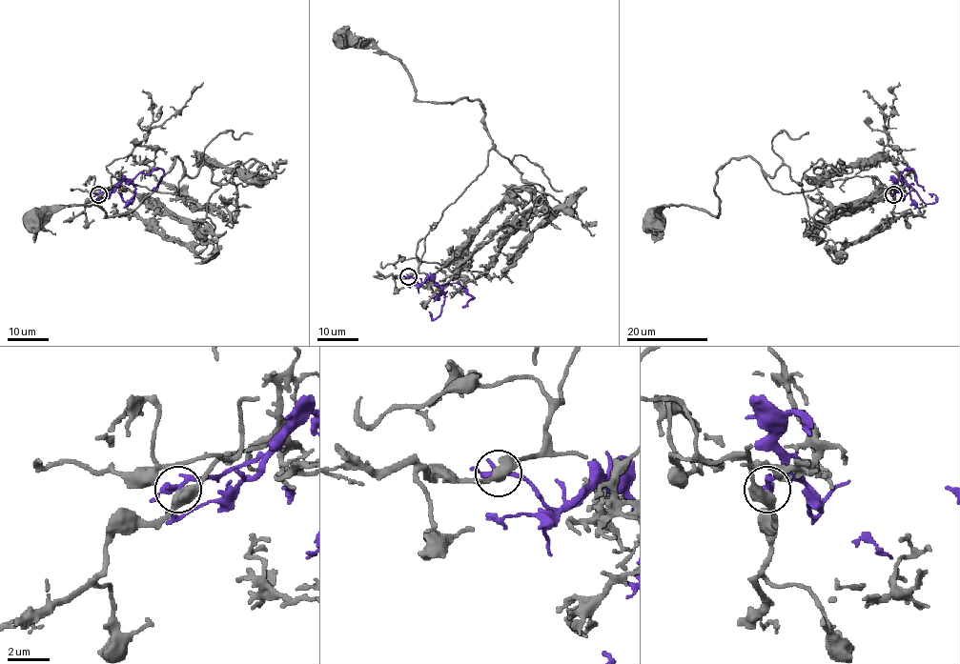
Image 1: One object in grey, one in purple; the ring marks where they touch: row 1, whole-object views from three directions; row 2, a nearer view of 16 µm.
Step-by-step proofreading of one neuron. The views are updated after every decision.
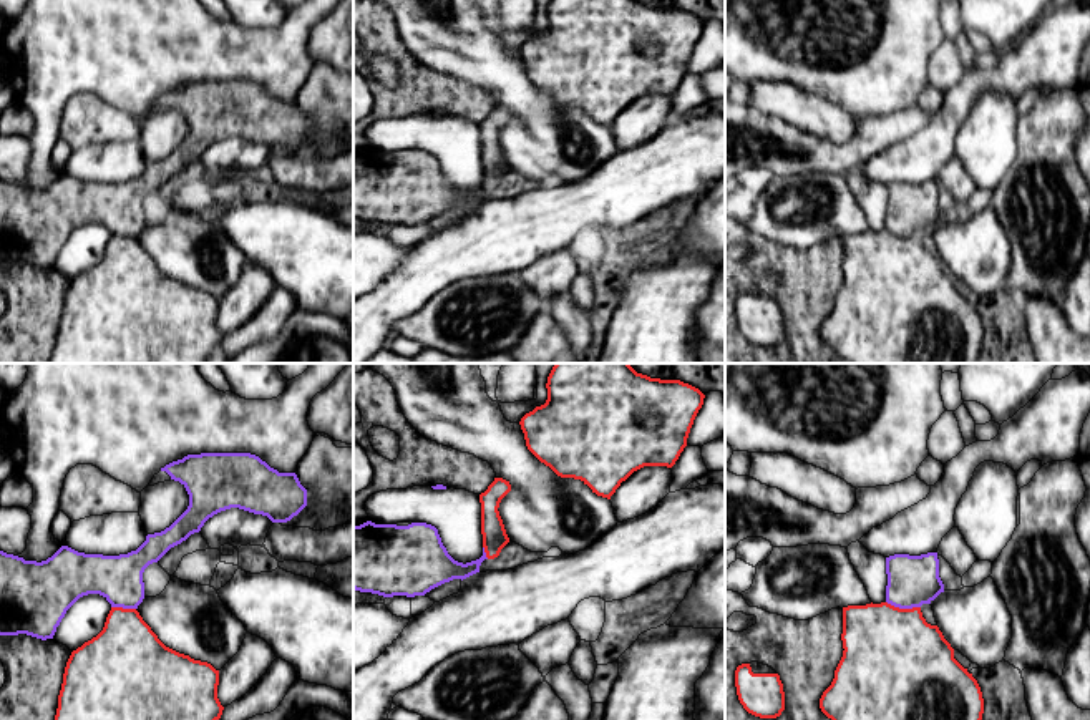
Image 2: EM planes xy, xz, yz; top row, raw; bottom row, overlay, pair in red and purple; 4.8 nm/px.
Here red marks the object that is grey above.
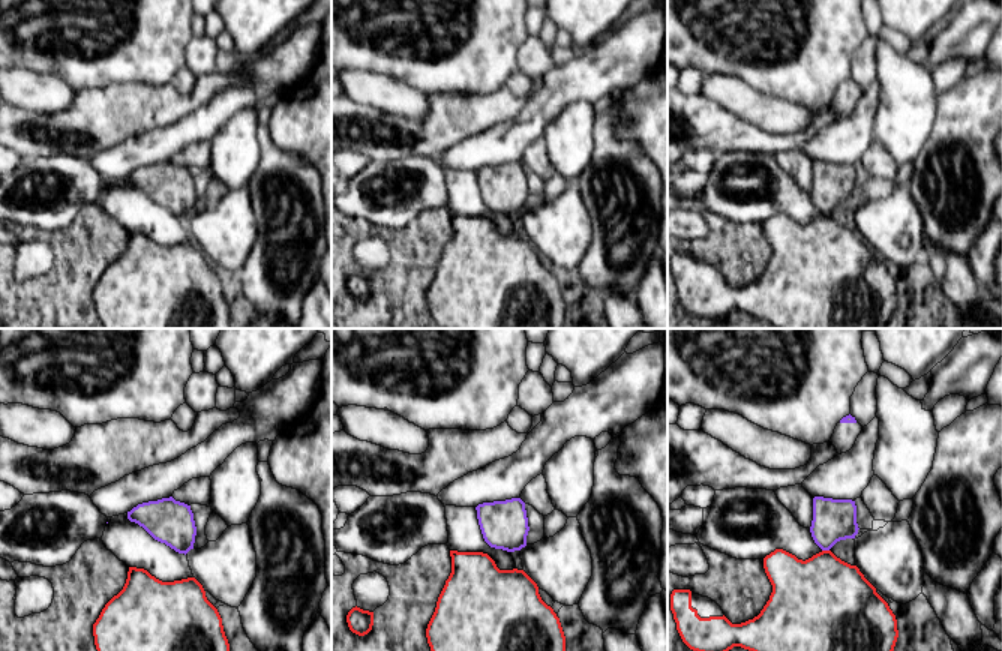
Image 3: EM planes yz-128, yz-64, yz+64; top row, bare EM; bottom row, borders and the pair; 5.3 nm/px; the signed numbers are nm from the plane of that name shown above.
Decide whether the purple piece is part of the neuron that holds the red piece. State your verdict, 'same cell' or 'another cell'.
same cell

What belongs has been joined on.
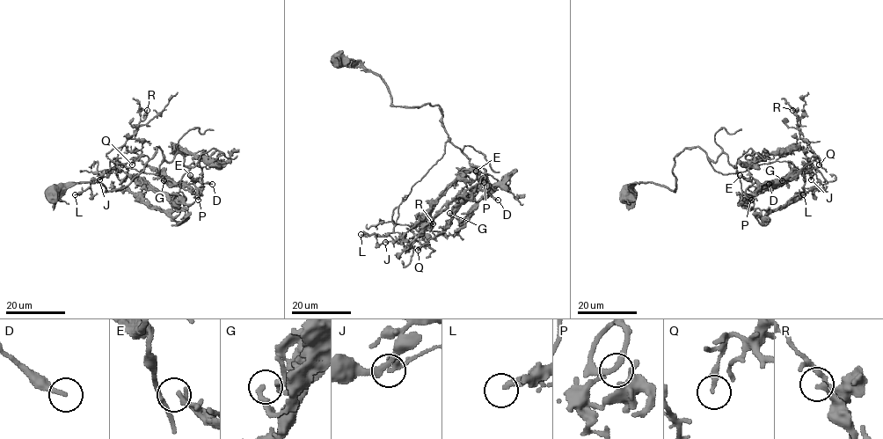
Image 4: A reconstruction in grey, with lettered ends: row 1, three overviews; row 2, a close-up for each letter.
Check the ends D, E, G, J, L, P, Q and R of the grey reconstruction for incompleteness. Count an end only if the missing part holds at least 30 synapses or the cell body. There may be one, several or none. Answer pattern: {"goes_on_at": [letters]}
{"goes_on_at": ["D"]}

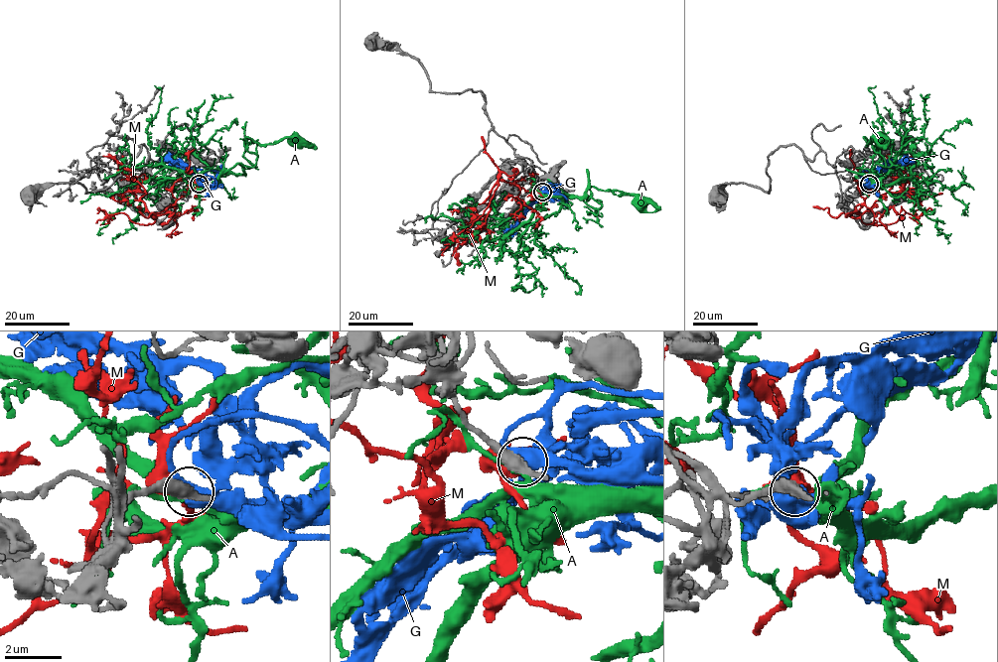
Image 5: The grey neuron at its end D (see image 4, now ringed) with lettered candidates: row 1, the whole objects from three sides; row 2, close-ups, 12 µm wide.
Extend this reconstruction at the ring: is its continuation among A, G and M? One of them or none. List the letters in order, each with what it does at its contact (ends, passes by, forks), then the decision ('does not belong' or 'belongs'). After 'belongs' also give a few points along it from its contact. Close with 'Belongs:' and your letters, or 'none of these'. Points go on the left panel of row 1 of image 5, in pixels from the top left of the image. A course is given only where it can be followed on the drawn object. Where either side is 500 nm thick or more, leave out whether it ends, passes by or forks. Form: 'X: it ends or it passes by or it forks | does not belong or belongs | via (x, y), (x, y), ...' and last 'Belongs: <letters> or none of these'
A: does not belong
G: belongs | via (198, 184), (200, 179), (191, 168), (178, 167), (170, 159), (159, 158)
M: it forks | does not belong
Belongs: G

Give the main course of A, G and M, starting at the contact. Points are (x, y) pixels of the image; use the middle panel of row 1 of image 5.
A: (542, 192), (575, 196), (600, 208), (601, 204), (591, 197), (590, 189), (595, 187), (634, 196), (640, 203)
G: (542, 192), (503, 236)
M: (540, 192), (539, 200), (499, 180), (486, 200), (486, 222), (456, 249), (460, 265)

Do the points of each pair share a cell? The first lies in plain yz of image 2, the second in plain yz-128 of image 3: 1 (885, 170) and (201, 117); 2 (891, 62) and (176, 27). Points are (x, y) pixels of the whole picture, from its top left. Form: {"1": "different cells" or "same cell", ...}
{"1": "same cell", "2": "same cell"}

